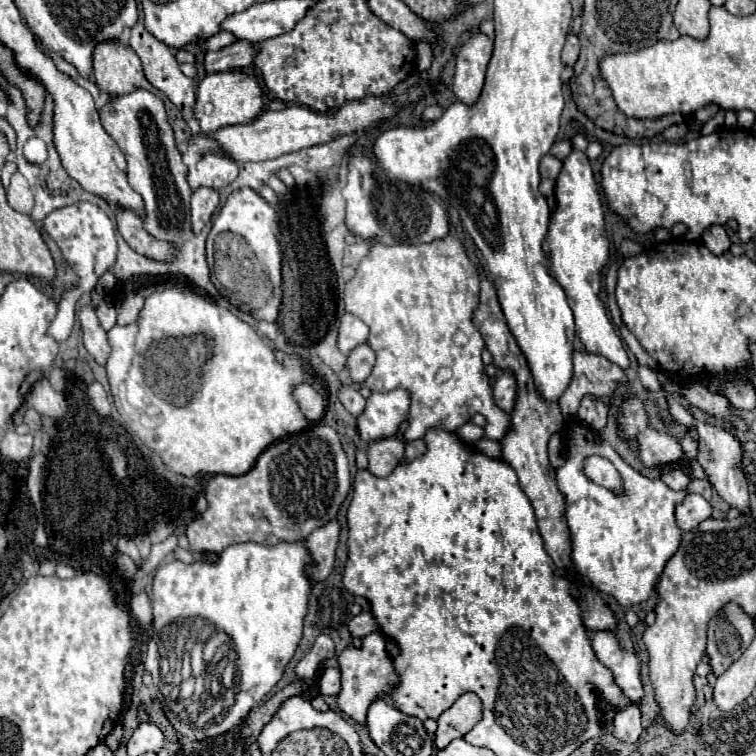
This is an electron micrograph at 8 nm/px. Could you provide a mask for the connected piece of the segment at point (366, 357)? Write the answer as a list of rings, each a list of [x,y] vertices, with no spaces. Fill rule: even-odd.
[[[361,344],[361,346],[353,348],[351,354],[347,356],[351,380],[359,382],[359,384],[363,384],[365,378],[371,374],[373,364],[375,364],[375,352],[369,348],[369,344]]]

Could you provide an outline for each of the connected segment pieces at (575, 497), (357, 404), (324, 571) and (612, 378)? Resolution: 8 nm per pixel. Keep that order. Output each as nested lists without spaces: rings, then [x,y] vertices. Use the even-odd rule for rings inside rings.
[[[575,424],[575,428],[571,428],[567,462],[557,470],[555,480],[557,480],[559,492],[565,498],[565,520],[567,520],[569,534],[571,534],[571,544],[573,544],[571,560],[573,560],[573,566],[577,568],[577,572],[583,578],[587,578],[599,592],[611,594],[621,606],[635,606],[639,602],[645,602],[653,594],[655,584],[659,582],[665,564],[679,550],[683,532],[675,524],[673,512],[675,512],[675,506],[685,498],[685,492],[671,490],[661,478],[651,480],[651,478],[639,474],[629,464],[625,464],[621,460],[621,456],[609,444],[605,444],[605,442],[597,444],[597,438],[593,436],[593,432],[583,424]],[[593,454],[611,460],[615,464],[615,468],[621,472],[623,488],[625,488],[623,496],[617,496],[611,490],[593,484],[585,476],[583,462],[585,462],[585,458],[589,458]]]
[[[343,386],[343,388],[341,388],[339,400],[341,400],[341,404],[343,404],[355,418],[361,416],[363,410],[365,410],[365,398],[363,398],[355,388],[351,388],[351,386]]]
[[[333,518],[333,522],[327,522],[325,526],[309,534],[307,548],[315,560],[315,566],[307,568],[307,572],[311,574],[313,582],[321,582],[331,574],[333,562],[335,562],[335,550],[339,544],[339,532],[341,532],[341,526],[337,518]]]
[[[575,352],[573,366],[573,382],[559,400],[559,408],[565,418],[575,418],[579,402],[585,396],[593,396],[603,404],[611,404],[615,388],[621,384],[621,380],[627,380],[619,366],[589,352]]]

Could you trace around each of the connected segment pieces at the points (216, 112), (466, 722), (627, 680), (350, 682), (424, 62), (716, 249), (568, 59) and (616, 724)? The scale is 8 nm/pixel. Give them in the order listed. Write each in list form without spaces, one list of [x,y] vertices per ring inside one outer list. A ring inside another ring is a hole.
[[[227,70],[227,72],[215,72],[207,74],[199,82],[197,90],[197,102],[193,106],[193,114],[201,124],[203,134],[213,134],[223,126],[231,124],[249,124],[253,122],[261,112],[263,100],[261,100],[261,88],[259,84],[247,76],[241,70]]]
[[[473,692],[459,696],[457,702],[437,718],[439,726],[435,732],[435,746],[445,748],[451,740],[463,738],[479,720],[481,700]]]
[[[597,630],[591,632],[591,648],[597,660],[613,672],[615,684],[621,688],[627,700],[641,698],[641,666],[647,662],[647,652],[629,652],[619,644],[619,638],[611,630]]]
[[[373,632],[363,638],[363,648],[347,648],[339,654],[339,668],[341,668],[341,692],[339,692],[339,708],[351,716],[355,722],[365,724],[365,714],[369,704],[375,696],[387,696],[395,684],[395,670],[393,660],[387,656],[385,638],[379,632]]]
[[[425,40],[417,42],[417,68],[419,70],[427,70],[431,66],[433,54],[431,54],[431,44]]]
[[[709,226],[703,236],[701,236],[703,244],[713,252],[713,254],[723,254],[729,250],[731,242],[729,242],[729,236],[725,232],[723,226]]]
[[[569,34],[567,36],[567,42],[565,42],[565,48],[563,48],[563,62],[573,66],[577,62],[577,56],[579,56],[579,38],[575,34]]]
[[[631,702],[617,712],[613,720],[613,734],[623,742],[637,742],[641,732],[641,708],[637,702]]]

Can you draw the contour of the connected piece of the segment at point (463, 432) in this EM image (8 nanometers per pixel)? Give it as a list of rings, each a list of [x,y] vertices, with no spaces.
[[[467,422],[465,426],[461,426],[461,428],[457,430],[457,438],[463,440],[463,442],[467,442],[467,444],[477,442],[477,440],[483,438],[483,428],[481,428],[481,426],[475,426],[473,422]]]

